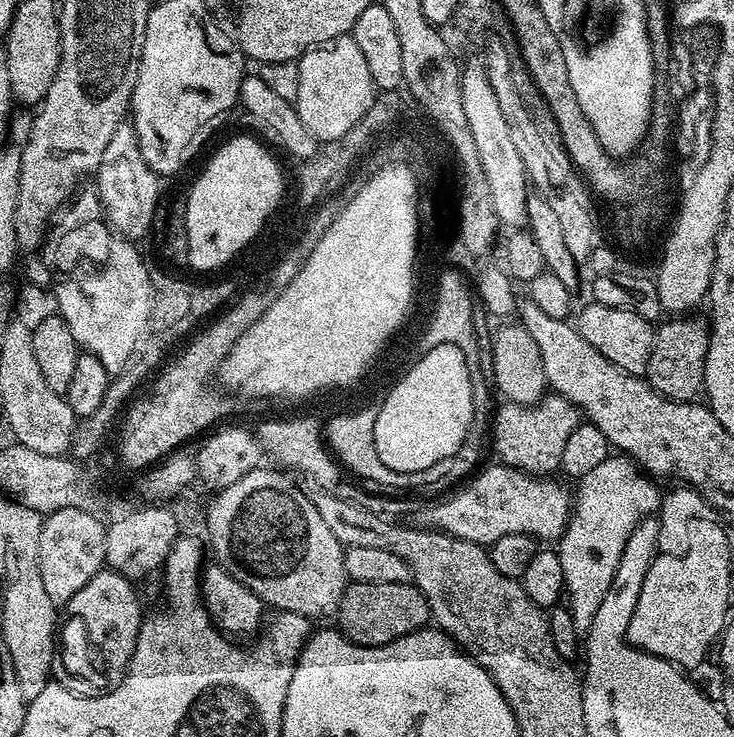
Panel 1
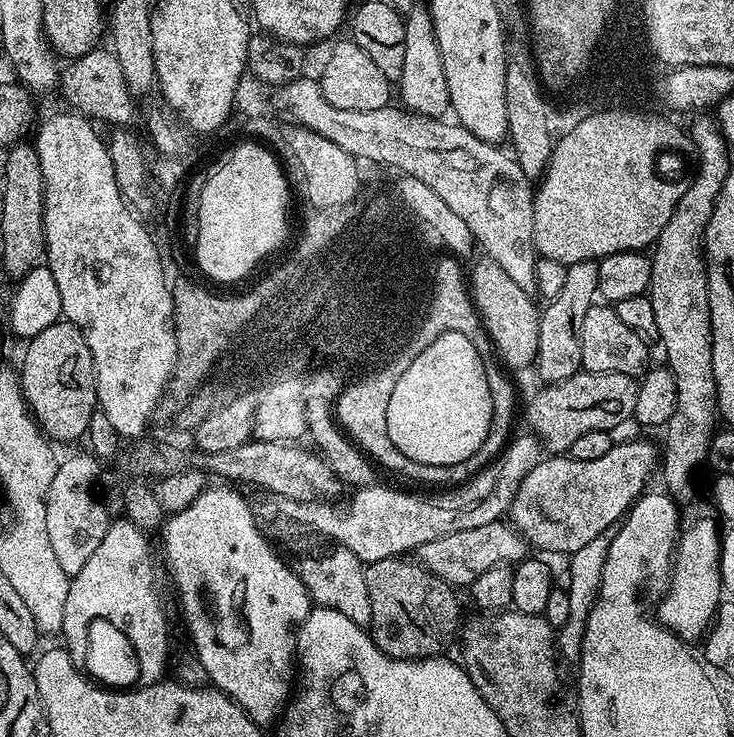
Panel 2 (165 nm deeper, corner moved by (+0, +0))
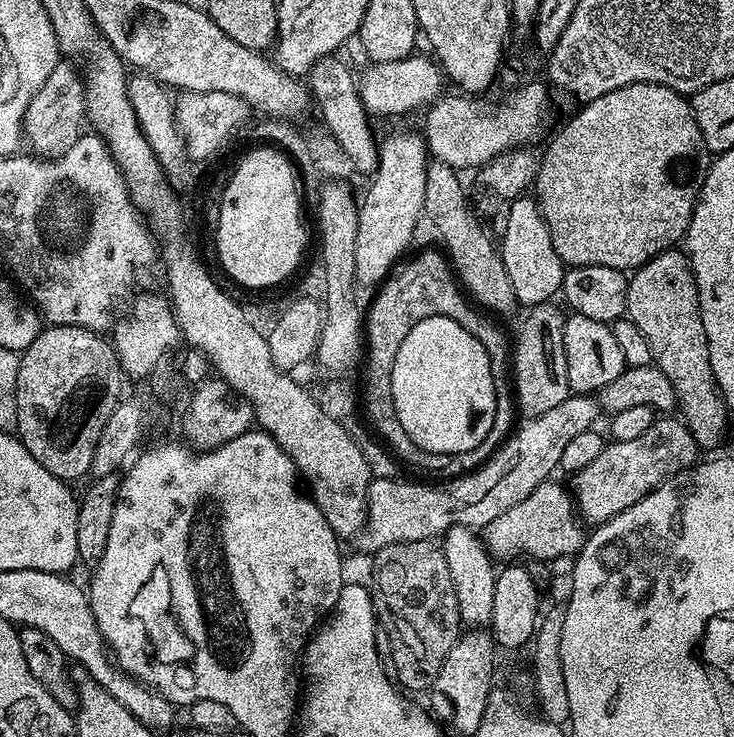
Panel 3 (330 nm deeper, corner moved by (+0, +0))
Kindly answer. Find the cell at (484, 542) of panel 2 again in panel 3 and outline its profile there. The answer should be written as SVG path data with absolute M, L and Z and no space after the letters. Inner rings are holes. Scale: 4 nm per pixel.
M552 483L540 484L532 491L530 498L522 498L518 506L510 506L506 514L498 514L498 518L483 529L482 540L493 557L501 556L504 562L508 562L511 556L521 552L524 558L555 562L563 556L575 557L579 552L586 539L586 528L575 499L565 485L563 488Z

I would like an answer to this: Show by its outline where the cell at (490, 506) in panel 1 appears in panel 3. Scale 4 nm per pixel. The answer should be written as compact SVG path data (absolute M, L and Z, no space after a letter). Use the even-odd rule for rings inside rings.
M672 418L657 419L650 430L634 438L634 442L612 440L605 443L602 454L571 477L570 491L581 517L589 525L605 524L610 518L622 514L622 510L634 506L634 502L642 502L646 494L674 474L685 472L697 463L698 449L683 419L668 419Z

